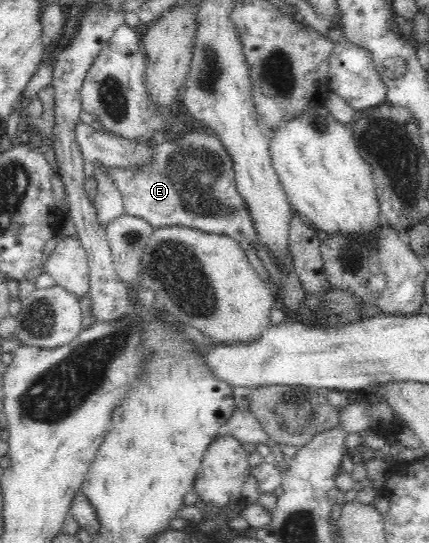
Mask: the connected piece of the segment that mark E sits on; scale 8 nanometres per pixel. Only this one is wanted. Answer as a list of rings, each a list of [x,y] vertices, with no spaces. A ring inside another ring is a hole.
[[[190,119],[182,133],[172,139],[160,137],[152,147],[150,160],[140,168],[107,168],[107,175],[123,196],[126,214],[148,221],[153,228],[177,224],[225,235],[246,251],[262,246],[283,271],[287,264],[273,256],[269,246],[260,243],[248,205],[237,189],[232,157],[215,134]]]

